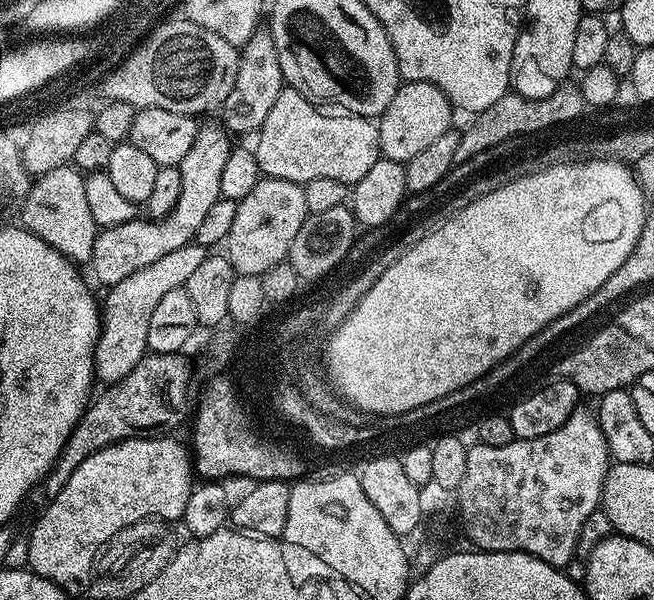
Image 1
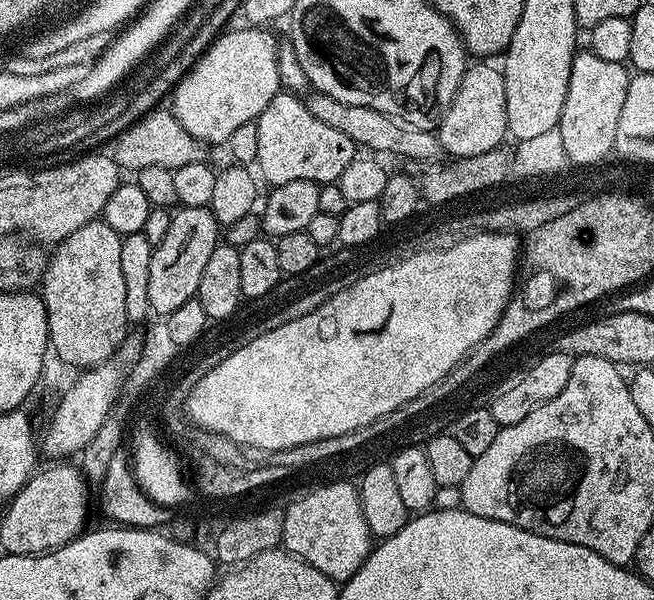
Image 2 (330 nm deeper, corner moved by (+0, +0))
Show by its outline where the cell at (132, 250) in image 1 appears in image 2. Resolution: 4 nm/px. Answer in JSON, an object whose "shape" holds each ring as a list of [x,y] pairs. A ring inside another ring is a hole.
{"shape":[[[181,207],[171,215],[169,230],[162,242],[153,247],[150,258],[150,306],[160,318],[168,317],[178,310],[178,306],[196,299],[198,282],[202,282],[202,270],[222,236],[211,207]]]}

